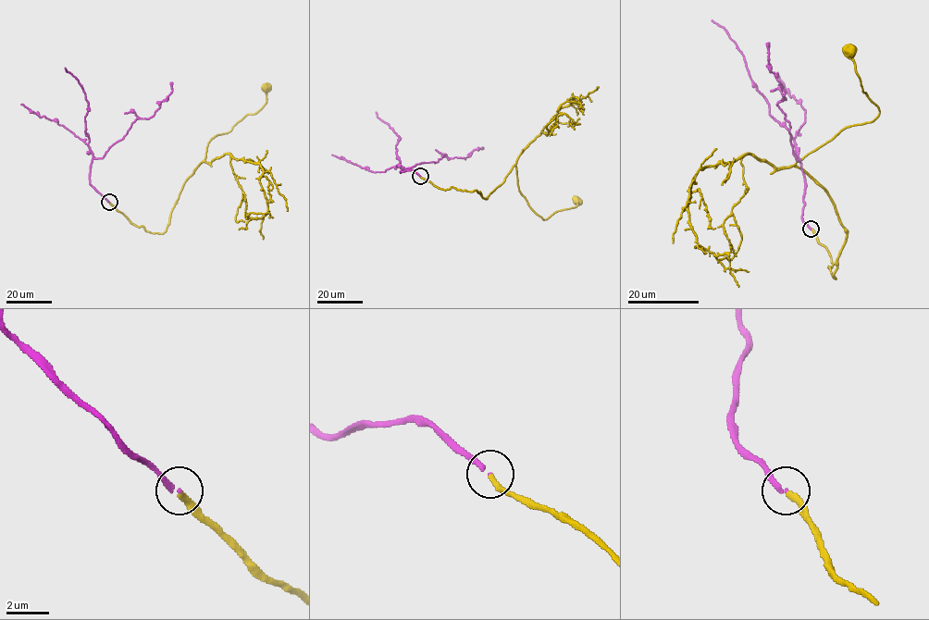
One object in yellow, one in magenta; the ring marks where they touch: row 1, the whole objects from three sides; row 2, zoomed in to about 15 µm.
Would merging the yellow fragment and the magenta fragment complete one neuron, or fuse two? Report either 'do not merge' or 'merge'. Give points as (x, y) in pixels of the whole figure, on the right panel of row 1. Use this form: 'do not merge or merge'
merge

